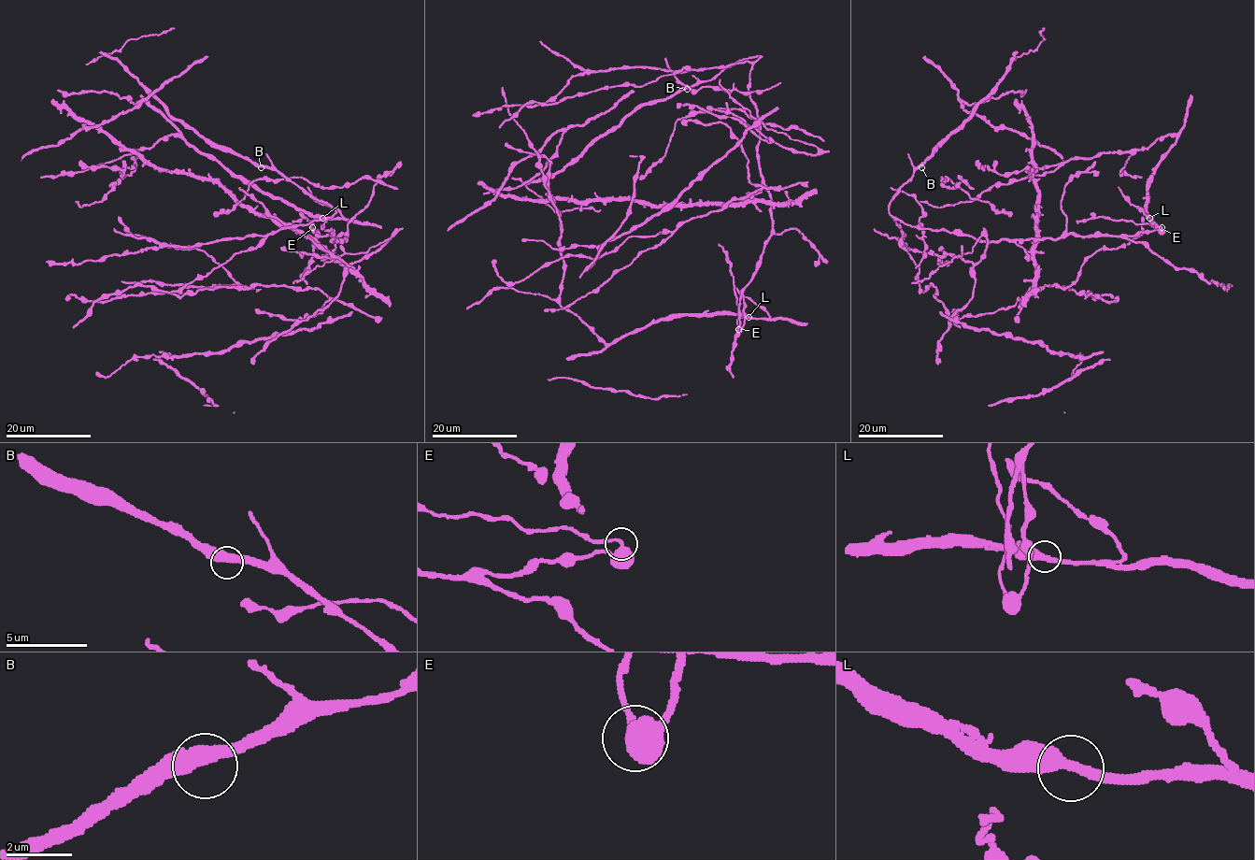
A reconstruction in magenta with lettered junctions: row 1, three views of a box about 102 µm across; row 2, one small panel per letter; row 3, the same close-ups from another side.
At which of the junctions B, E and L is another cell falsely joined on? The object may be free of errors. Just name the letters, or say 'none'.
E

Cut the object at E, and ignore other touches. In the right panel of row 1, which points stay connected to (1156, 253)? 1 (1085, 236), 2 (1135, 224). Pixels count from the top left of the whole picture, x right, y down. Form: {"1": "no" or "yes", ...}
{"1": "yes", "2": "no"}

